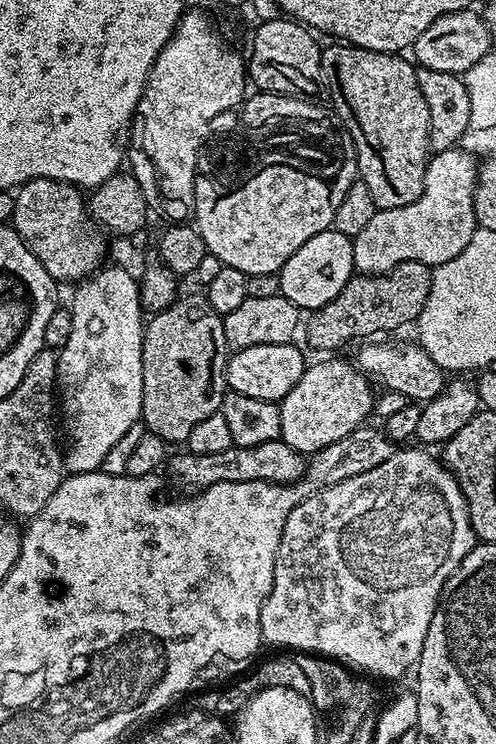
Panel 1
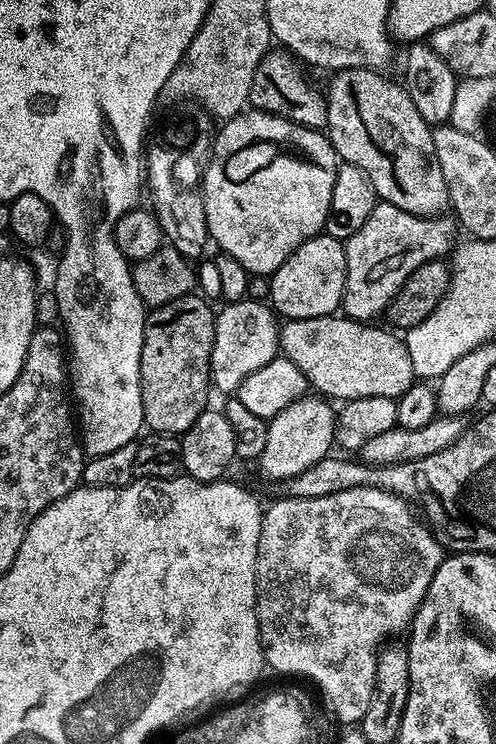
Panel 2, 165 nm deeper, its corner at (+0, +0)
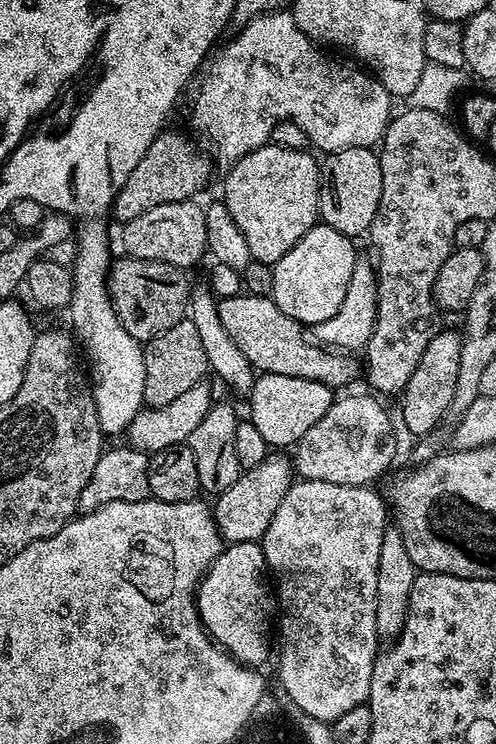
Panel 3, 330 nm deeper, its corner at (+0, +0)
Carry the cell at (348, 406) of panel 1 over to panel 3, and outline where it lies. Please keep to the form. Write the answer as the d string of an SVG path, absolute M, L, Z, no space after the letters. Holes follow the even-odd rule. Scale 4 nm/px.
M270 454L262 462L258 462L258 466L241 471L234 486L215 497L214 515L221 537L233 544L241 544L247 540L259 541L270 526L278 506L282 506L282 498L286 498L286 494L292 489L293 483L294 464L284 454Z

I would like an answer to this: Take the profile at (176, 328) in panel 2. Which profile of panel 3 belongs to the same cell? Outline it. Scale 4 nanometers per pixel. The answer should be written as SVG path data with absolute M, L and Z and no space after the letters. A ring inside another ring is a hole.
M190 318L179 320L174 326L170 326L168 330L162 330L154 339L147 341L143 345L143 349L144 365L146 366L144 402L147 407L161 408L162 406L170 406L170 402L174 402L174 398L186 394L186 390L190 390L196 384L201 383L205 379L204 372L209 371L206 350L202 350L202 338L198 338L198 329Z

